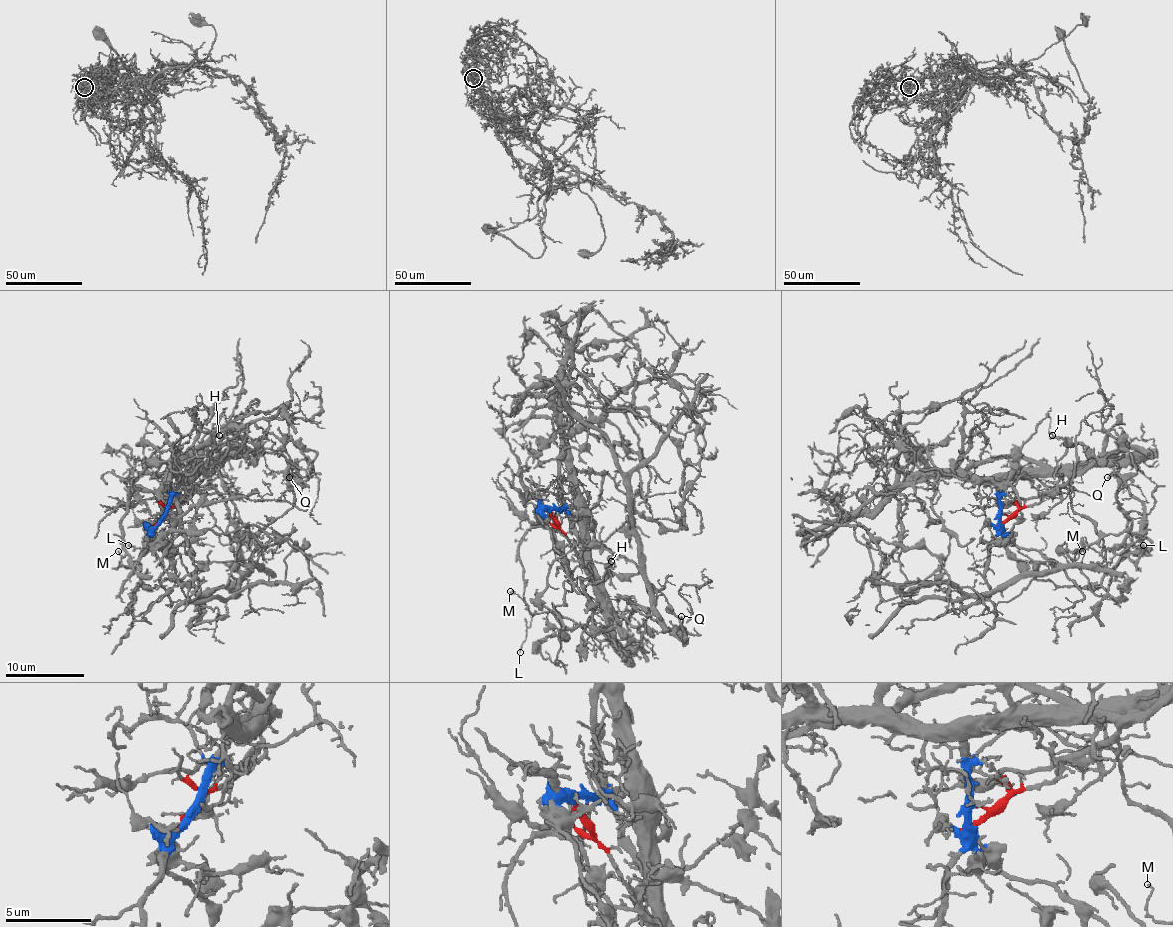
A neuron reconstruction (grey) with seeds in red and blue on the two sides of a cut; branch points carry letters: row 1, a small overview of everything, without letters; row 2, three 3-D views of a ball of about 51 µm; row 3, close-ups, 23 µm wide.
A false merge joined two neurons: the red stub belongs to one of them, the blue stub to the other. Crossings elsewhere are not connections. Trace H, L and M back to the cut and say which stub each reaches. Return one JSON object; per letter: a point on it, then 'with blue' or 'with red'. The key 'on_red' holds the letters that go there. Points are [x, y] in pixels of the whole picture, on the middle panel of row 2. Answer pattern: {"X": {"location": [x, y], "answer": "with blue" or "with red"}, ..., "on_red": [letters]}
{"H": {"location": [611, 561], "answer": "with blue"}, "L": {"location": [520, 652], "answer": "with red"}, "M": {"location": [510, 591], "answer": "with red"}, "on_red": ["L", "M"]}

